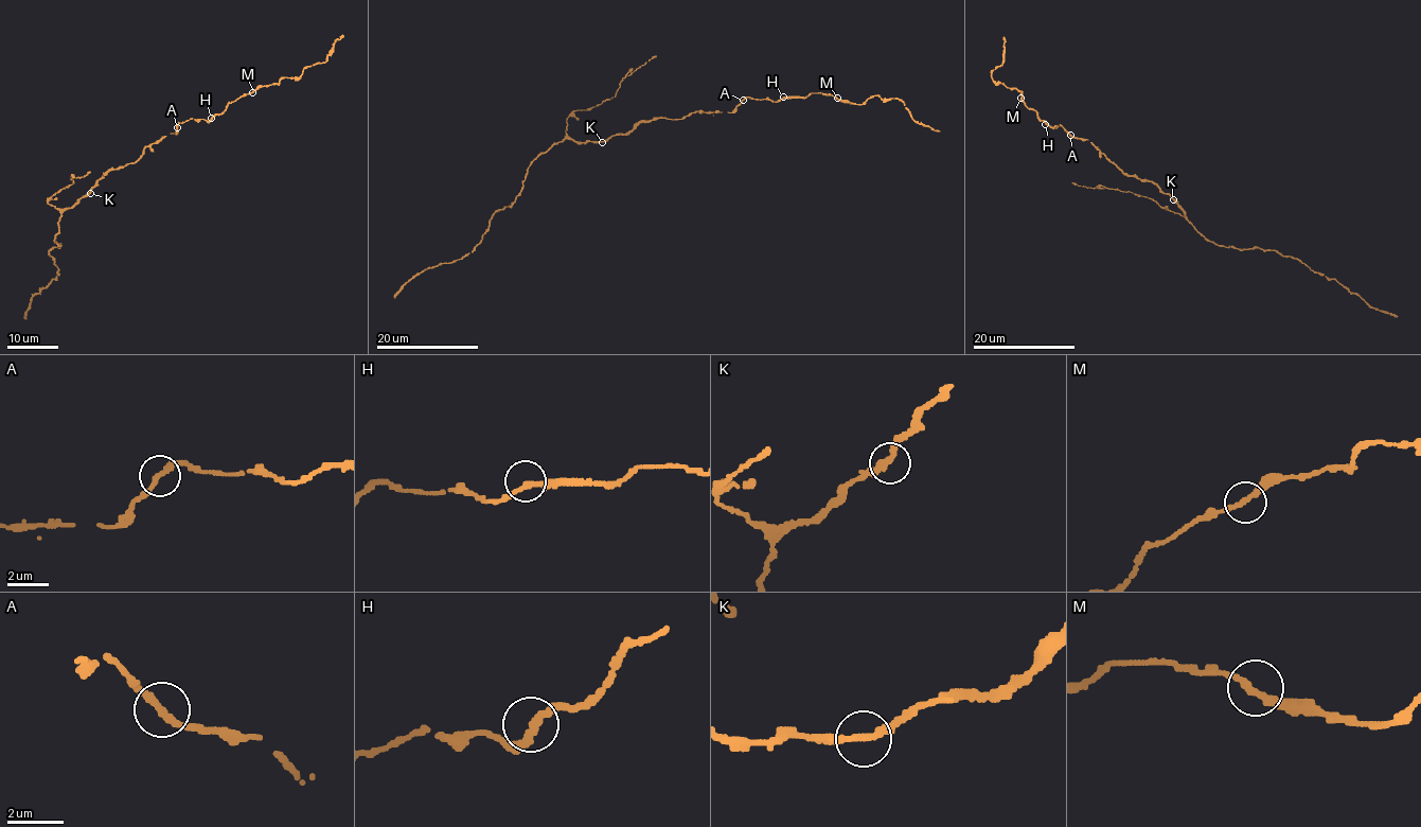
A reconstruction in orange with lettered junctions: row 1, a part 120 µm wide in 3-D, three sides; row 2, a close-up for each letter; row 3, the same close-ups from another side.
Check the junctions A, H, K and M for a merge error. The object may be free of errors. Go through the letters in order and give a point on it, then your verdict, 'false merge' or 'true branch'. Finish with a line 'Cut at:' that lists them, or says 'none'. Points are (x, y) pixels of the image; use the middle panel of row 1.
A: place (743, 100); true branch
H: place (783, 97); true branch
K: place (602, 142); true branch
M: place (837, 98); true branch
Cut at: none

